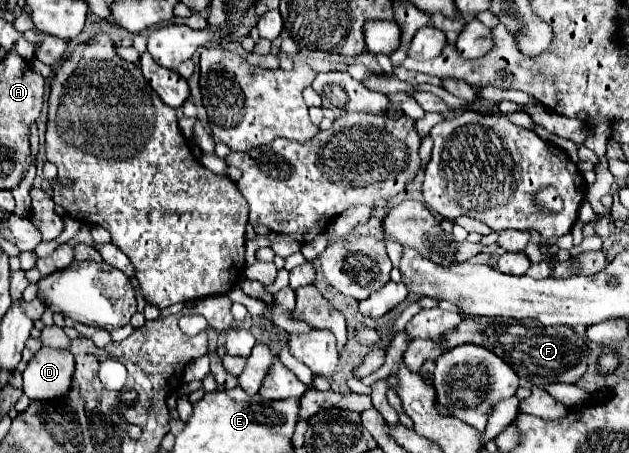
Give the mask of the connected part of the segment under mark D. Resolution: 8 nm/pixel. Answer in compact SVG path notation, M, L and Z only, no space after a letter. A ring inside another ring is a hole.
M41 347L23 371L23 393L29 399L55 399L69 391L75 371L71 351Z

